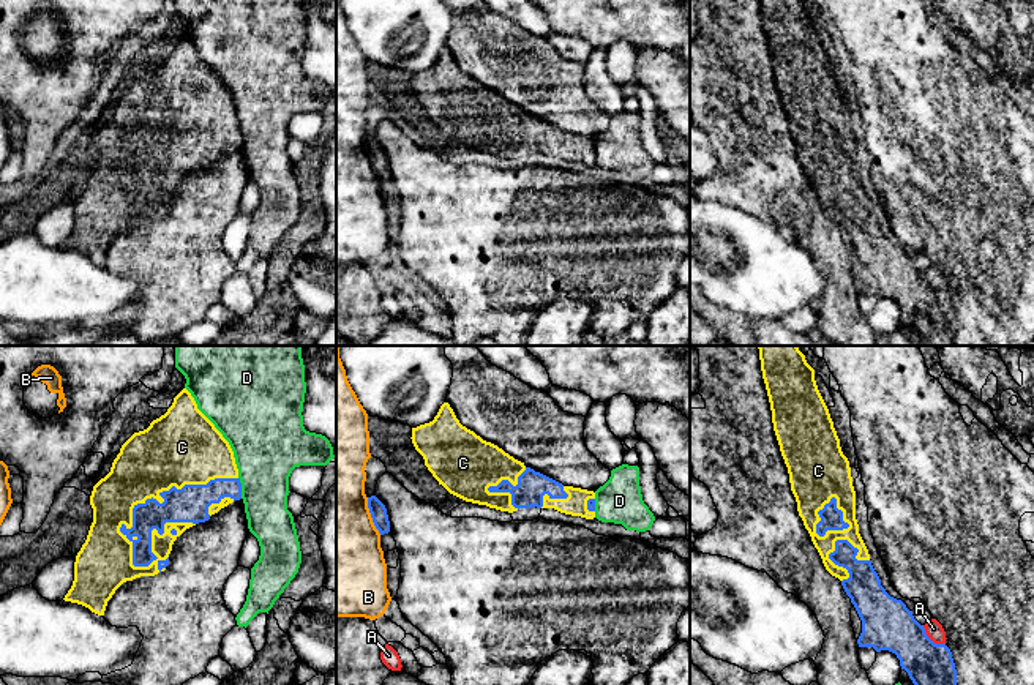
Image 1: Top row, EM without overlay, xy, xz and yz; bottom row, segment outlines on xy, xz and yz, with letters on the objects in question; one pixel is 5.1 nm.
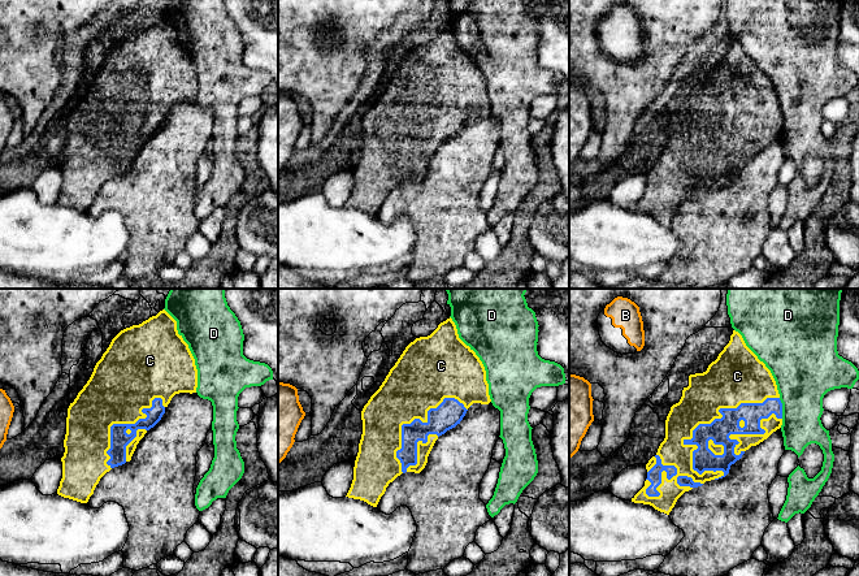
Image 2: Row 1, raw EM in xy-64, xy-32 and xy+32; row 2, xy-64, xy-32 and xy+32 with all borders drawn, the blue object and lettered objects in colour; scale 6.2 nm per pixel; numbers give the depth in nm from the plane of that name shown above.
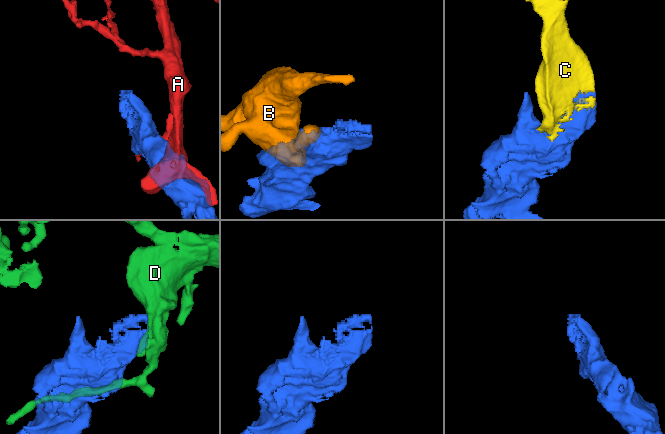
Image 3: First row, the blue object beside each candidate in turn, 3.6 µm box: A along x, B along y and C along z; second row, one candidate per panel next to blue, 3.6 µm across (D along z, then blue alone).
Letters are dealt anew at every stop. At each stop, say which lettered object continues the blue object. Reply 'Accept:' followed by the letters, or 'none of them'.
Accept: C

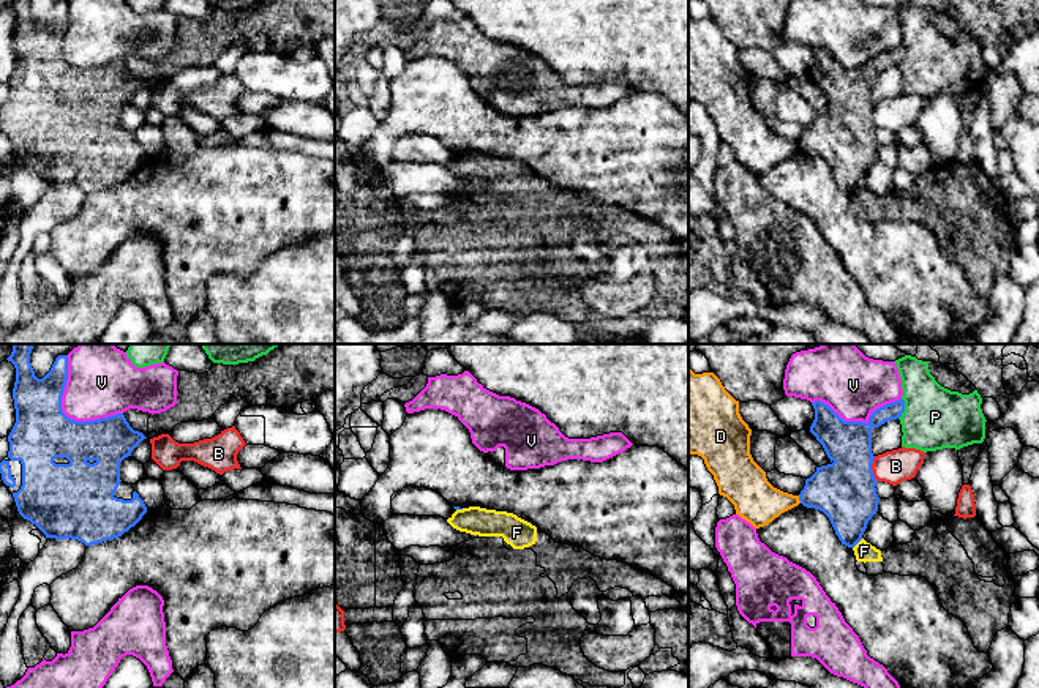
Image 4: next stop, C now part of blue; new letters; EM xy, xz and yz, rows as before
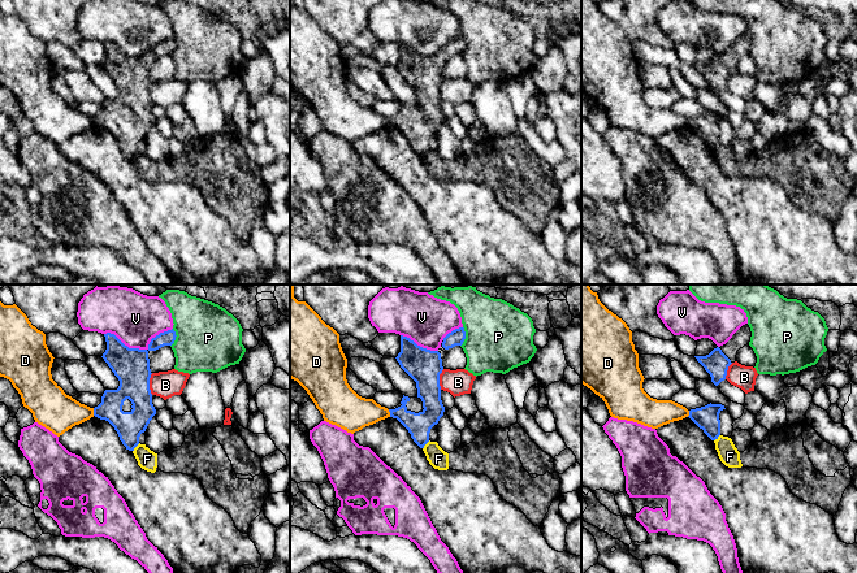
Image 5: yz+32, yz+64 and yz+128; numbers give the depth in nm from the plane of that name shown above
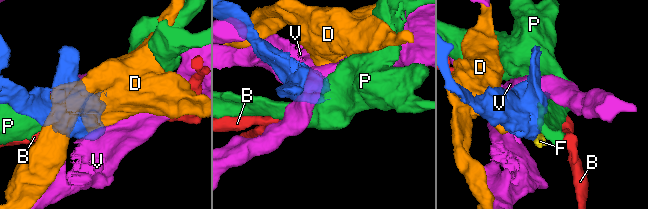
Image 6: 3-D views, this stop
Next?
Accept: none of them

